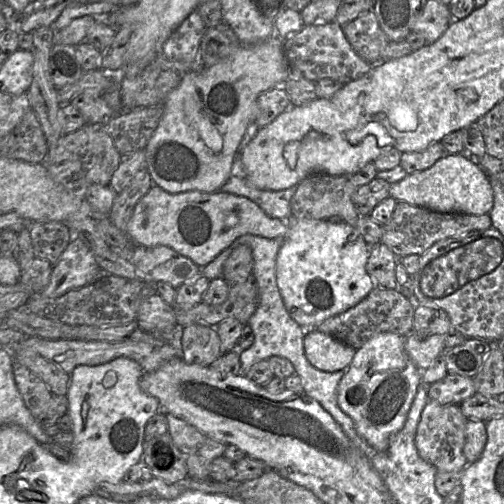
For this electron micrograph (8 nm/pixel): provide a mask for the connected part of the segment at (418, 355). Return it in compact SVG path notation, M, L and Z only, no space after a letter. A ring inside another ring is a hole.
M414 332L405 338L404 348L410 359L422 372L438 358L445 348L445 335L434 334L421 338Z

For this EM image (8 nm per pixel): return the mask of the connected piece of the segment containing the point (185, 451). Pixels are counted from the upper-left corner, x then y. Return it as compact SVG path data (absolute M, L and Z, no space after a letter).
M169 413L166 416L167 433L186 460L188 476L197 480L208 479L209 464L223 456L226 445L206 436L181 418Z

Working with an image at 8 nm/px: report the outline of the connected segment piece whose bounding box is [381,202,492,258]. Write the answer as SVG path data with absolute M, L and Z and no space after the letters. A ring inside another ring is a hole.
M397 202L391 219L383 226L381 244L389 248L397 258L407 255L421 256L436 242L490 227L492 222L488 214L440 213L406 202Z

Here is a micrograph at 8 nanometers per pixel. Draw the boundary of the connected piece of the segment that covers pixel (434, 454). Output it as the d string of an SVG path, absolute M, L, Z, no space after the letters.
M429 400L421 413L415 435L415 445L419 455L437 471L462 473L469 464L464 455L468 420L459 405L443 405Z

